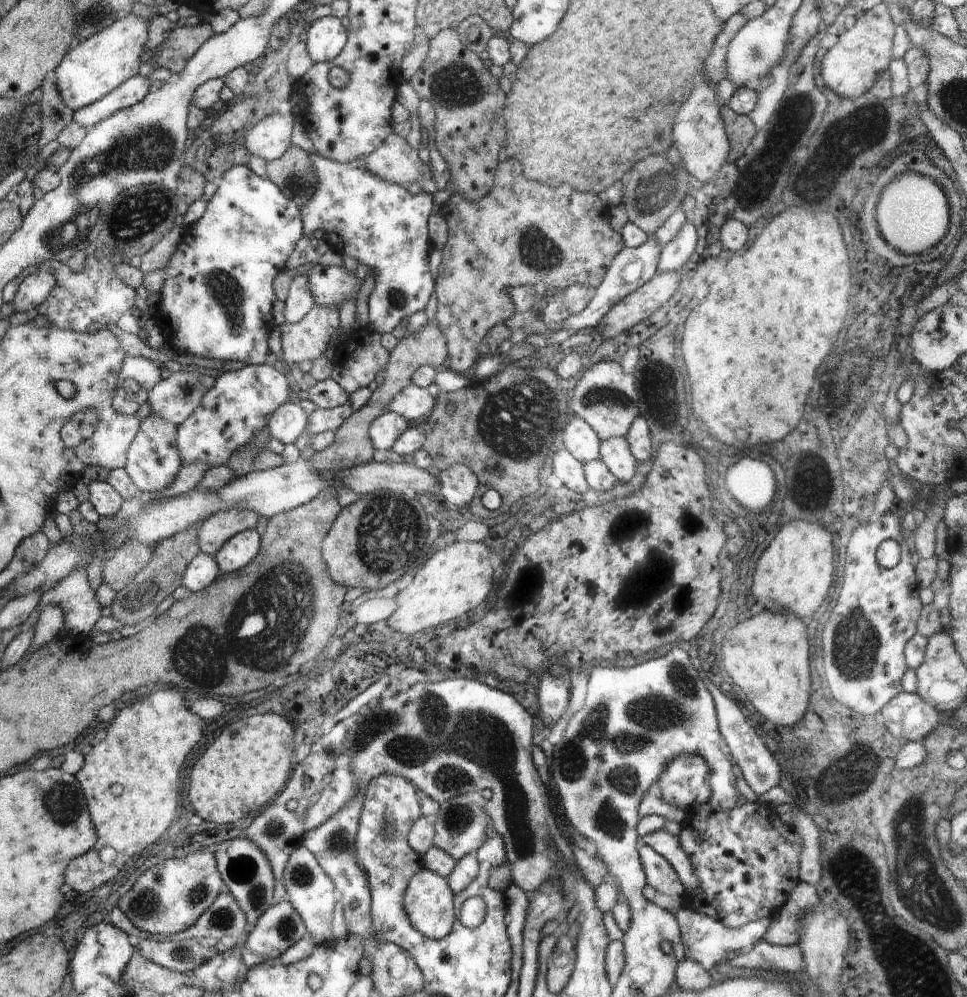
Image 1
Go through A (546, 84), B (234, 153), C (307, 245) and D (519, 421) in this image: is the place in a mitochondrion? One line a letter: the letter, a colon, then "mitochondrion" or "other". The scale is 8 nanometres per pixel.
A: other
B: other
C: other
D: mitochondrion

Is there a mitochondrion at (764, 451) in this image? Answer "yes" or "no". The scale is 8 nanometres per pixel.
no

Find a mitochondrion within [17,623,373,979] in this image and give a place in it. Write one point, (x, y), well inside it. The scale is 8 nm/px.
(62, 803)

